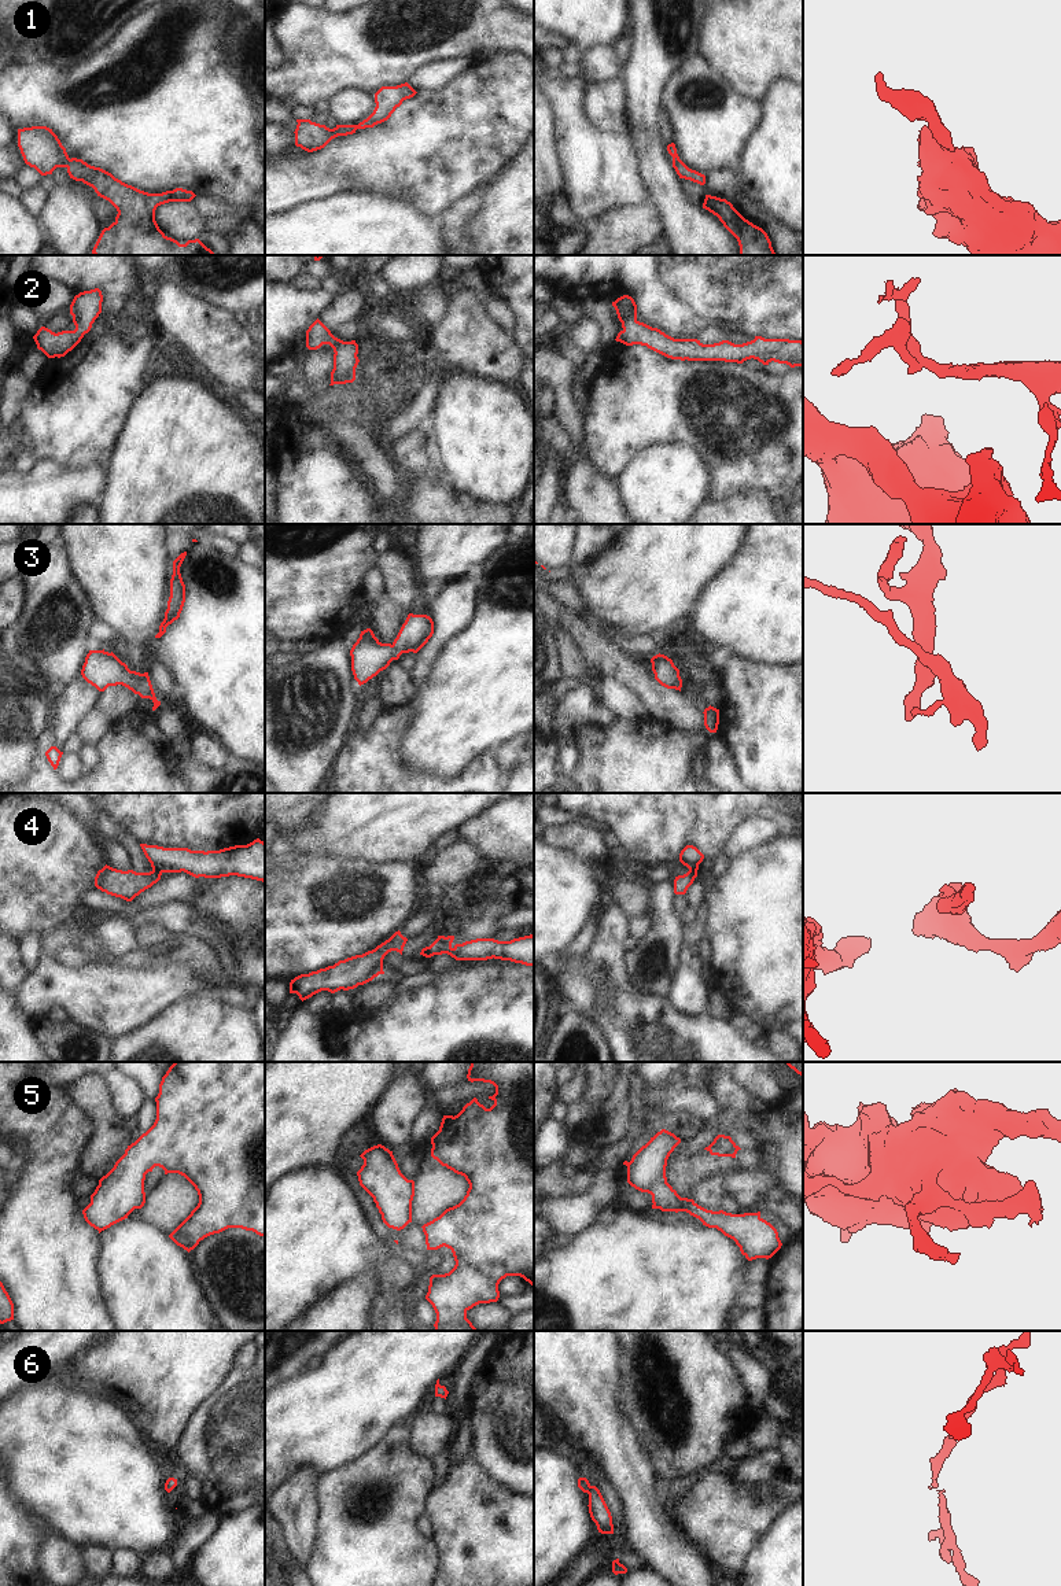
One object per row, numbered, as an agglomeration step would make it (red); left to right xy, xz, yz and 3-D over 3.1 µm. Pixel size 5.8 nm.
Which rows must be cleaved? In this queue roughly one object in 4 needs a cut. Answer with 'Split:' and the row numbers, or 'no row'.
Split: 4

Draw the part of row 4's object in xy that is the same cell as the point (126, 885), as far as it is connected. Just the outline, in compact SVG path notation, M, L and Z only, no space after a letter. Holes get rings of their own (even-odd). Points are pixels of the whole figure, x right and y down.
M106 864L97 871L95 886L107 895L132 901L141 892L156 884L161 875L162 873L156 870L150 873L122 871Z

